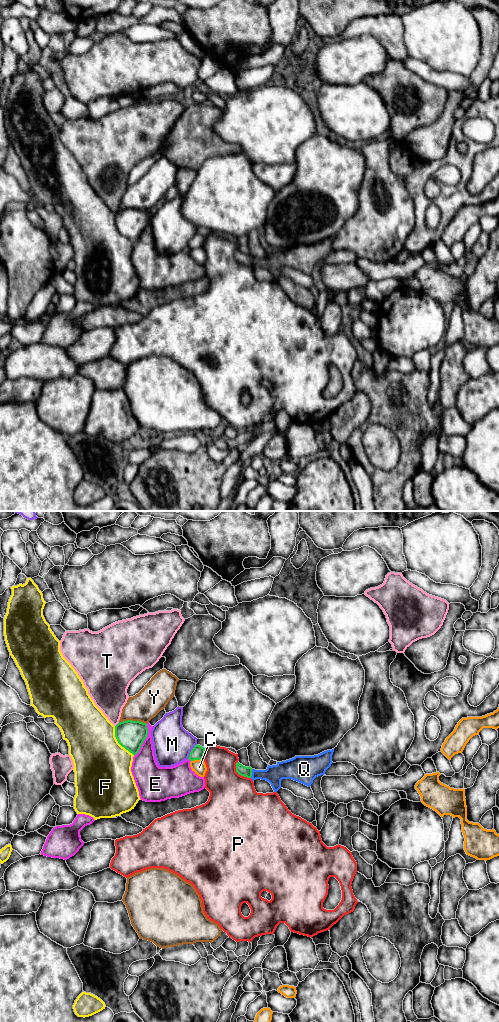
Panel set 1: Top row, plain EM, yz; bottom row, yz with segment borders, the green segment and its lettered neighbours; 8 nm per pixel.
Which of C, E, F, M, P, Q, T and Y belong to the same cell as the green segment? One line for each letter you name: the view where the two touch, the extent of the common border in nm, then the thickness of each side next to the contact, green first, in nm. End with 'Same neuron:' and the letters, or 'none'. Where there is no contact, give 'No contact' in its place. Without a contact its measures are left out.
Same neuron: none

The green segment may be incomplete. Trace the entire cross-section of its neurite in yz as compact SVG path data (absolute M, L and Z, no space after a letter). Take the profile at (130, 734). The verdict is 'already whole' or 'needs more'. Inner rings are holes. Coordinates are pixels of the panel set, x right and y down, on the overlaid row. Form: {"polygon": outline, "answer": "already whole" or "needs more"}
{"polygon": "M127 720L115 726L115 737L118 743L133 755L139 752L147 735L147 724L140 721Z", "answer": "already whole"}

